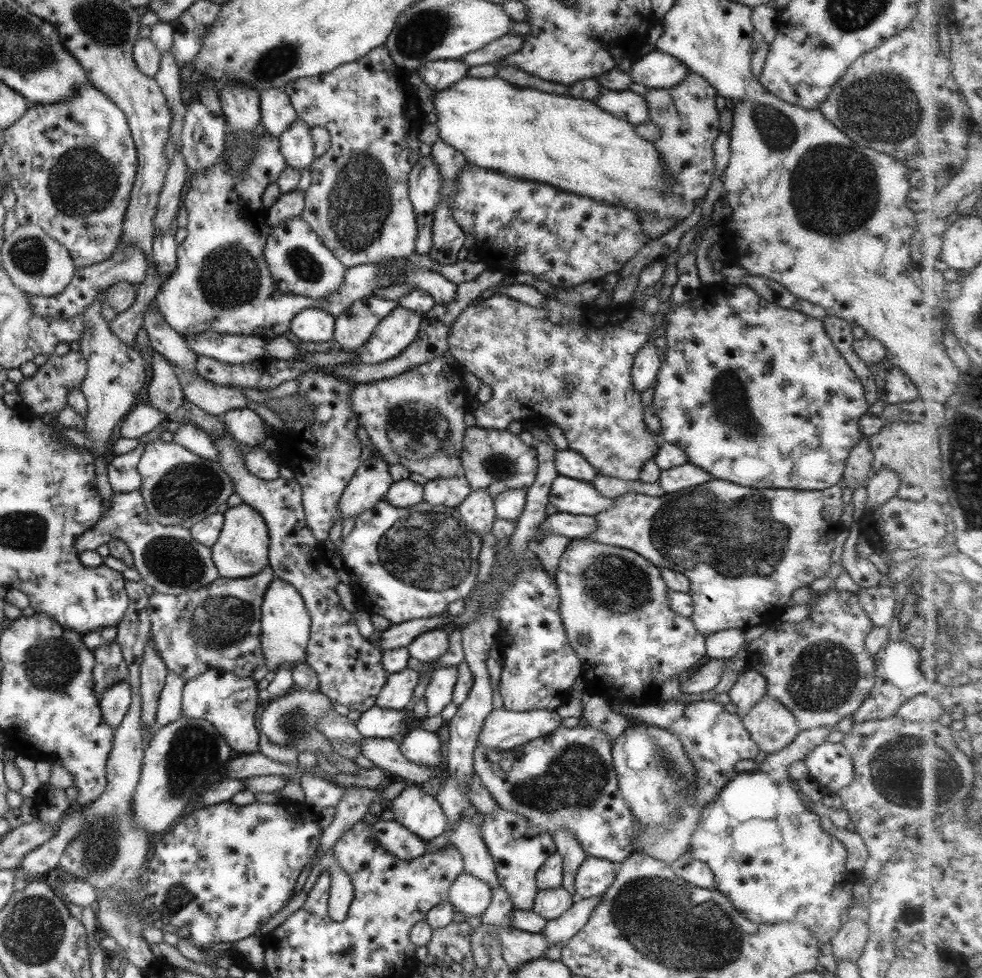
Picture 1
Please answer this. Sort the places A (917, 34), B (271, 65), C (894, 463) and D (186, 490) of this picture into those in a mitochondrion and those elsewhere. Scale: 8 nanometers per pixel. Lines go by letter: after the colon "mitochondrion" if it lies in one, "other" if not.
A: other
B: mitochondrion
C: other
D: mitochondrion

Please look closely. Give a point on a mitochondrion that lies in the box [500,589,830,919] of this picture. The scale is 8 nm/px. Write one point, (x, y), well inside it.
(578, 771)

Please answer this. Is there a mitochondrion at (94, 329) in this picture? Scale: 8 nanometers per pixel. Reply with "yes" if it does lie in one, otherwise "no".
no

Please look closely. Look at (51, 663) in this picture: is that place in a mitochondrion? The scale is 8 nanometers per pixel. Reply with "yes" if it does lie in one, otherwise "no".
yes

